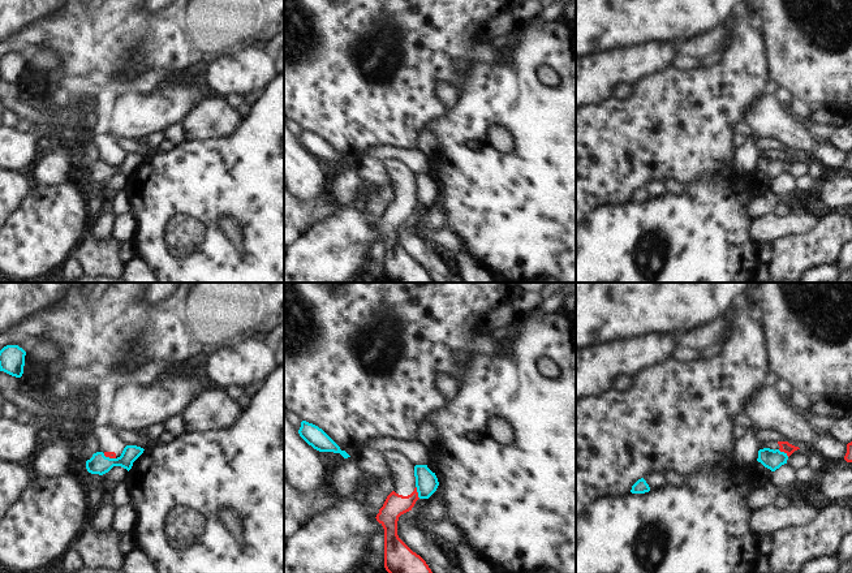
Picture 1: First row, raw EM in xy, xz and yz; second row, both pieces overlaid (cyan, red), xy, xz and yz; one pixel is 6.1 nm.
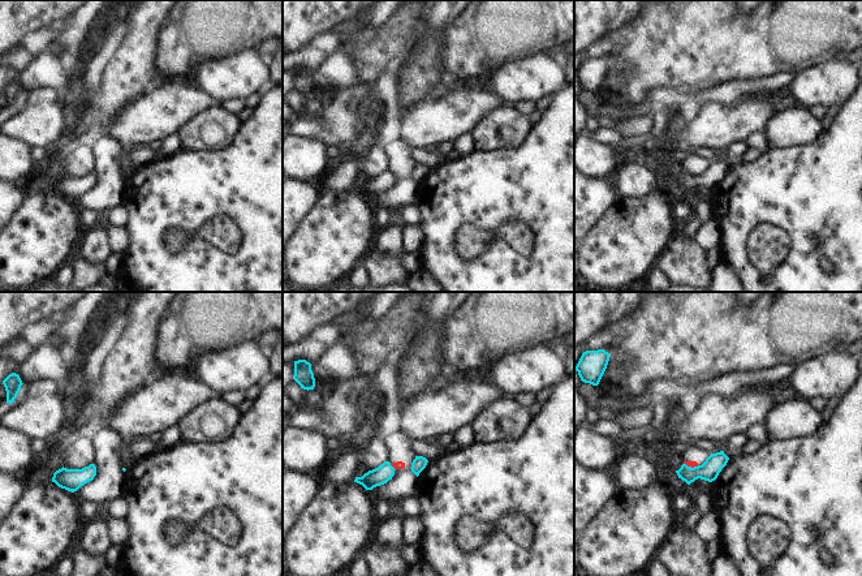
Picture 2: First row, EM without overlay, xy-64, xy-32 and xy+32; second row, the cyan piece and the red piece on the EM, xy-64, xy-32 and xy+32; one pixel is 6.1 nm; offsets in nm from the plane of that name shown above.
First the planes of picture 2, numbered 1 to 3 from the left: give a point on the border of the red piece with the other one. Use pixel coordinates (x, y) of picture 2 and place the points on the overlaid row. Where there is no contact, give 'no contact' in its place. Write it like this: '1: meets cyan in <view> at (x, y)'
1: no contact
2: meets cyan in xy-32 at (392, 467)
3: meets cyan in xy+32 at (690, 467)

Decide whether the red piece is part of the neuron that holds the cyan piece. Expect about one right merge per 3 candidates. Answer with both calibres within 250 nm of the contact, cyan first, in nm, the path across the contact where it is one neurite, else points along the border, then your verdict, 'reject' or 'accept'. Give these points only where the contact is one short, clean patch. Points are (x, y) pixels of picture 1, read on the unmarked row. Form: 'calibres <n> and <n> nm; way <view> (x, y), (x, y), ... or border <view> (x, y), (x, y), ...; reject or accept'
calibres 140 and 140 nm; border xz (416, 194), (420, 206); reject

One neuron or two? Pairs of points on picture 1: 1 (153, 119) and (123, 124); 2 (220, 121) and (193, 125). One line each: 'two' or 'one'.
1: one
2: one

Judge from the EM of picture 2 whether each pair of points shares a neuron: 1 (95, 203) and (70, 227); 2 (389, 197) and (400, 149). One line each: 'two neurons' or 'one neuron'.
1: two neurons
2: one neuron

